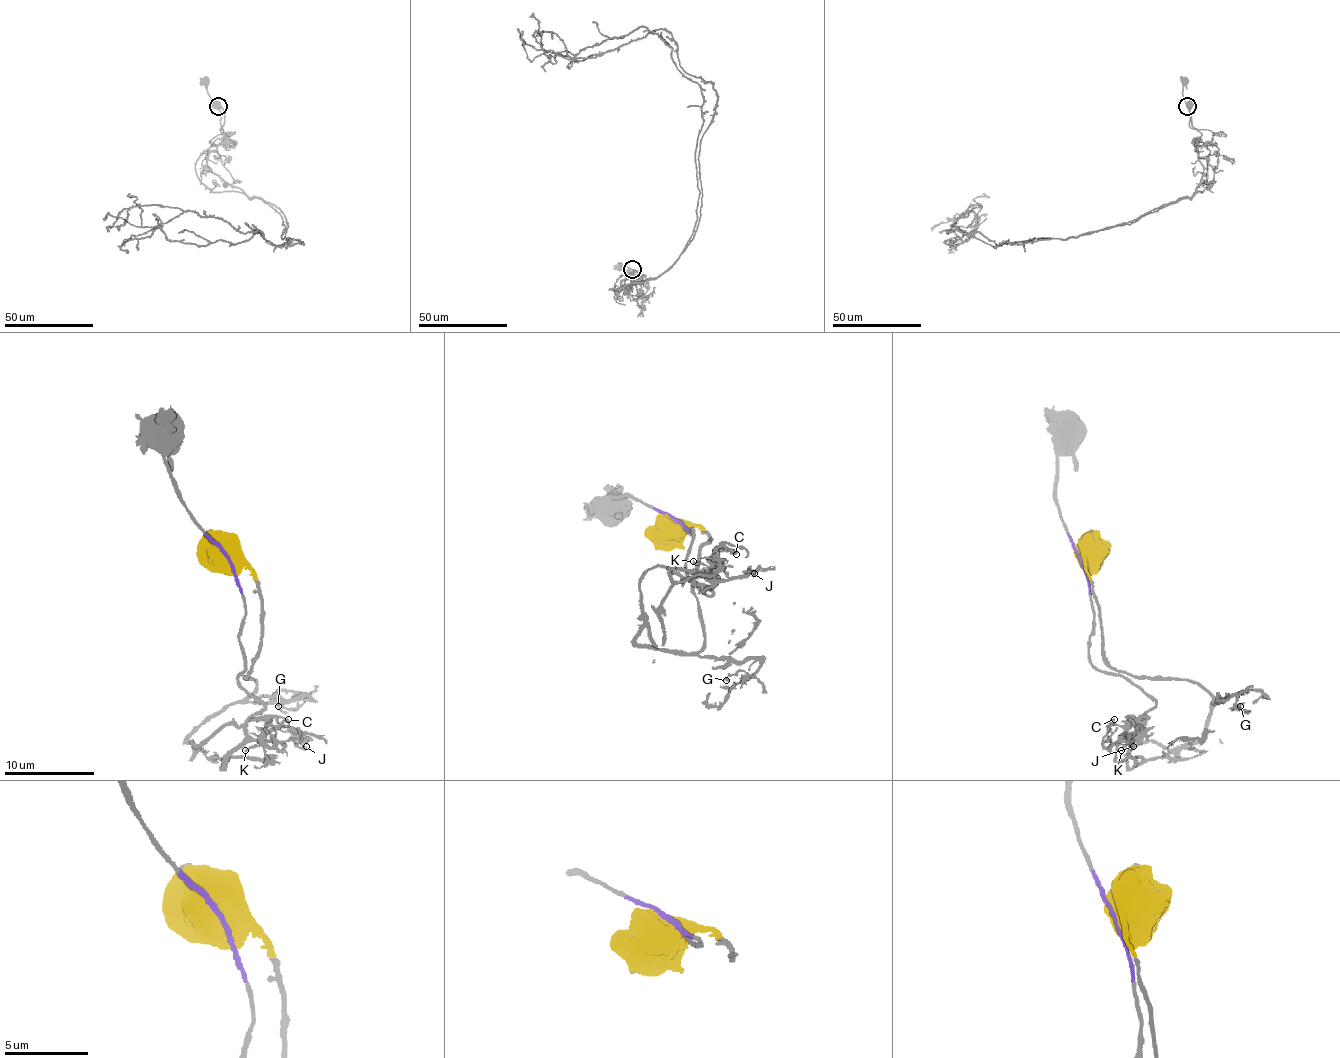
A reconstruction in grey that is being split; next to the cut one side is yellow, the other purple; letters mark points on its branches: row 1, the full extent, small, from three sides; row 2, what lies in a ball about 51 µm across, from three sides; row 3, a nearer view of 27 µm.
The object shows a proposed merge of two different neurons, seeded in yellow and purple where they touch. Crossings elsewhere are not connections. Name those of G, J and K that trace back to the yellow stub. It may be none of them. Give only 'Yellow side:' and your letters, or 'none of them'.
Yellow side: G

